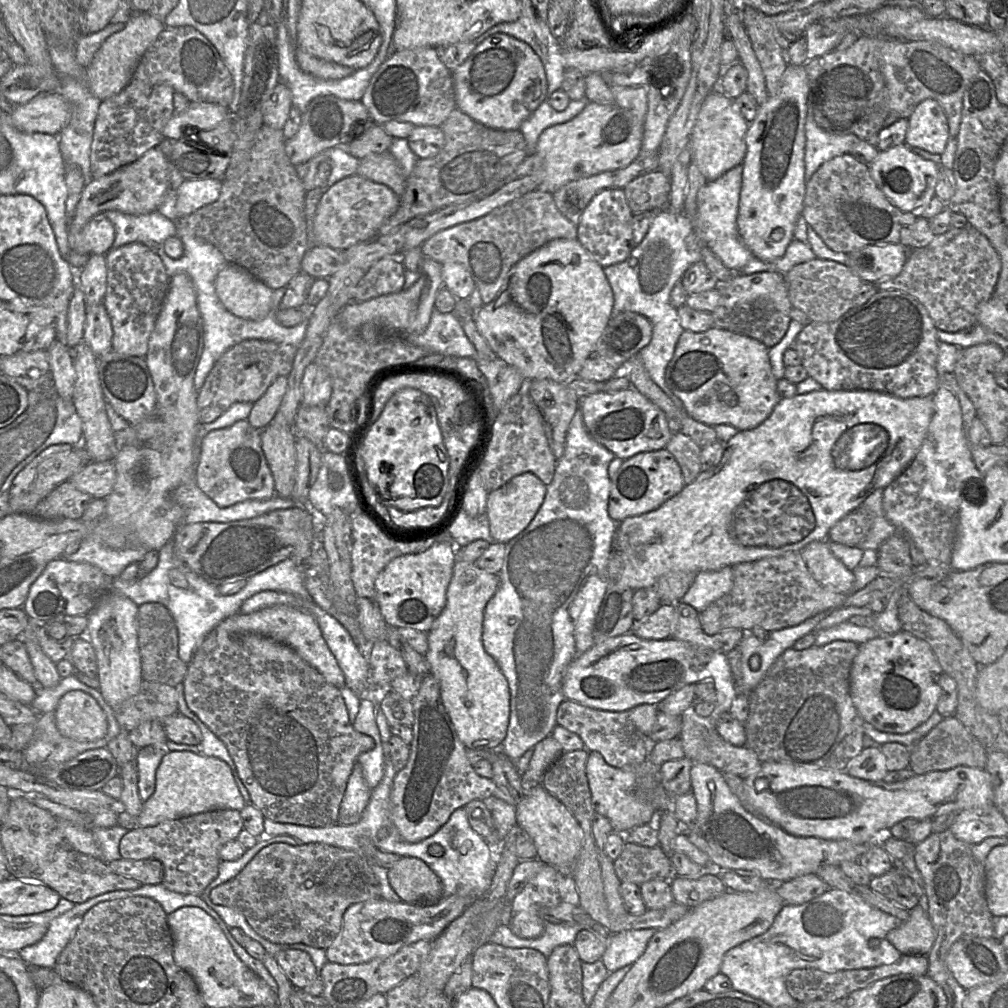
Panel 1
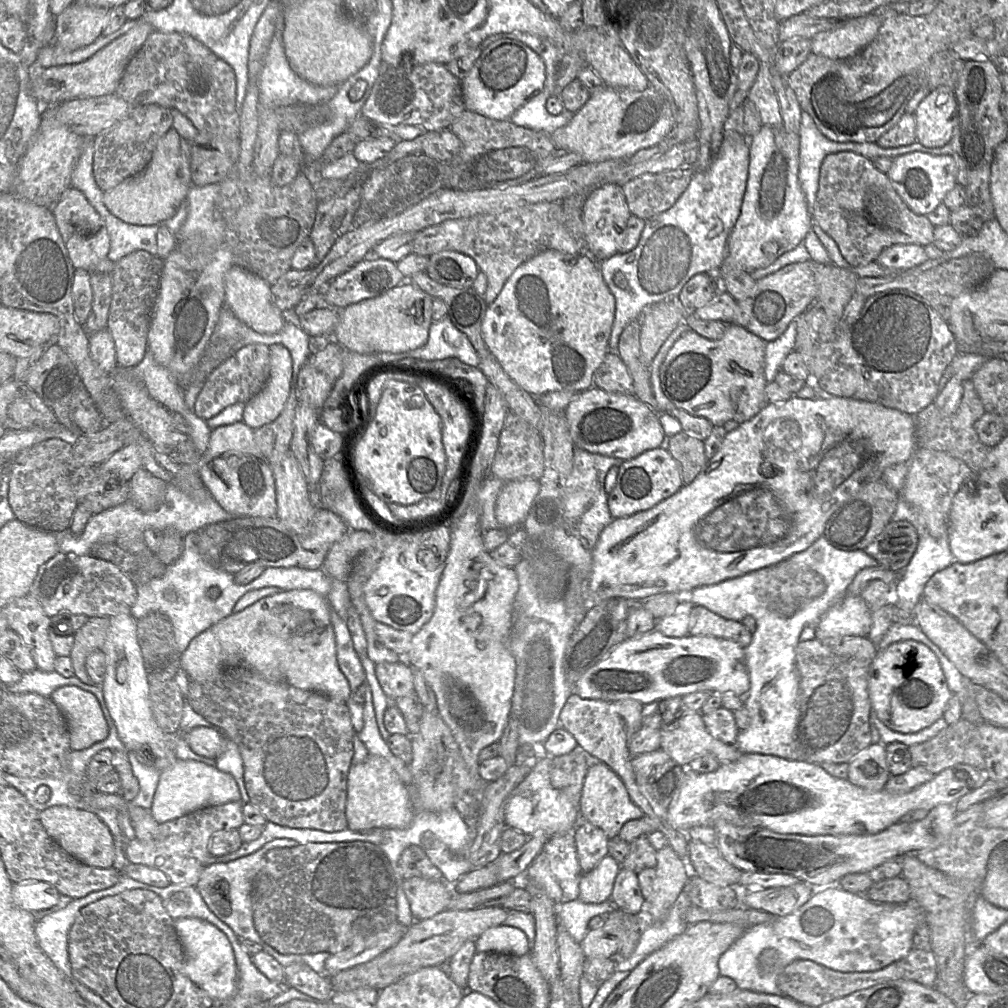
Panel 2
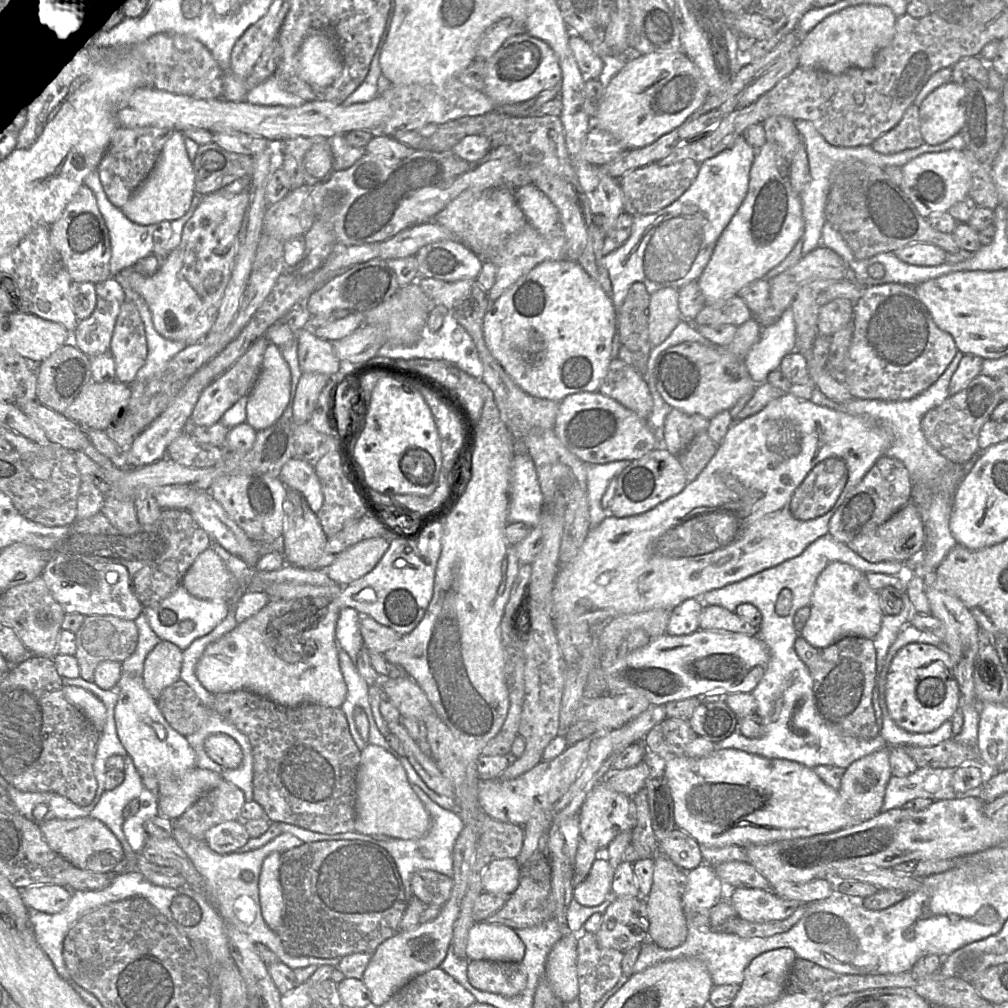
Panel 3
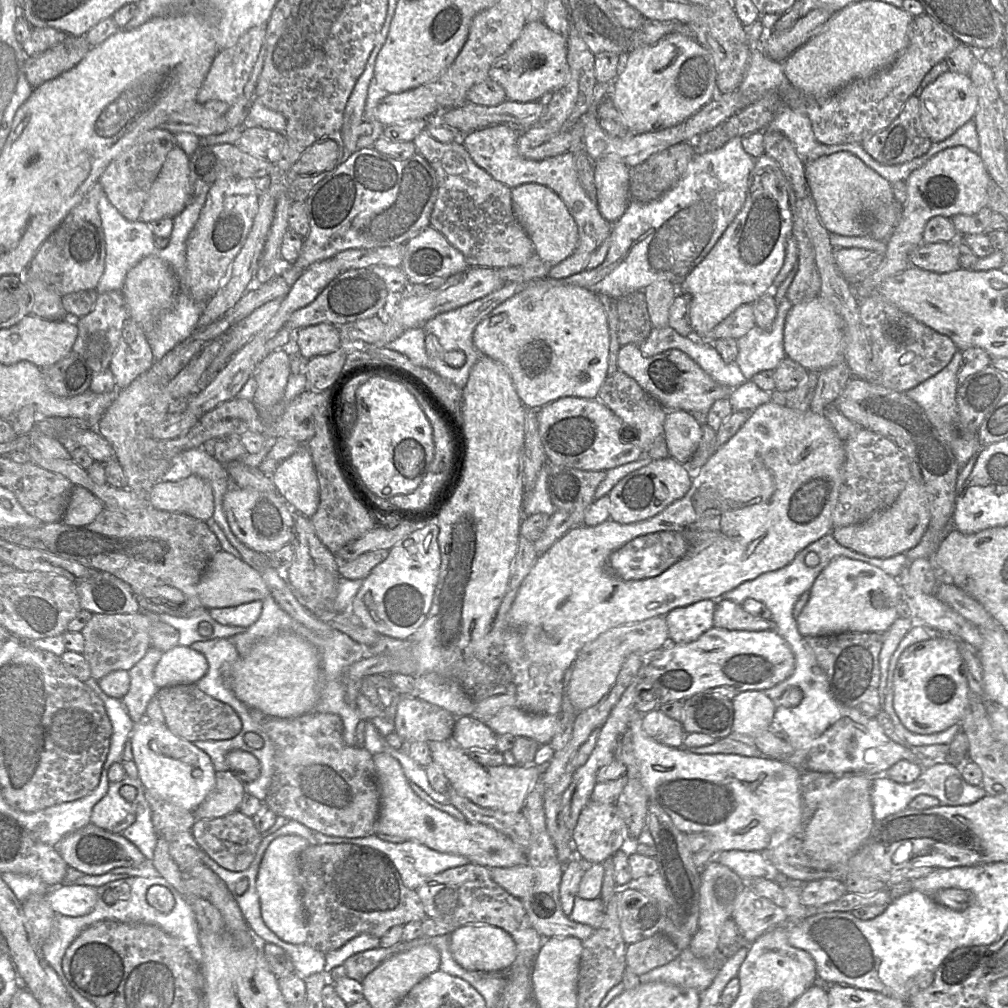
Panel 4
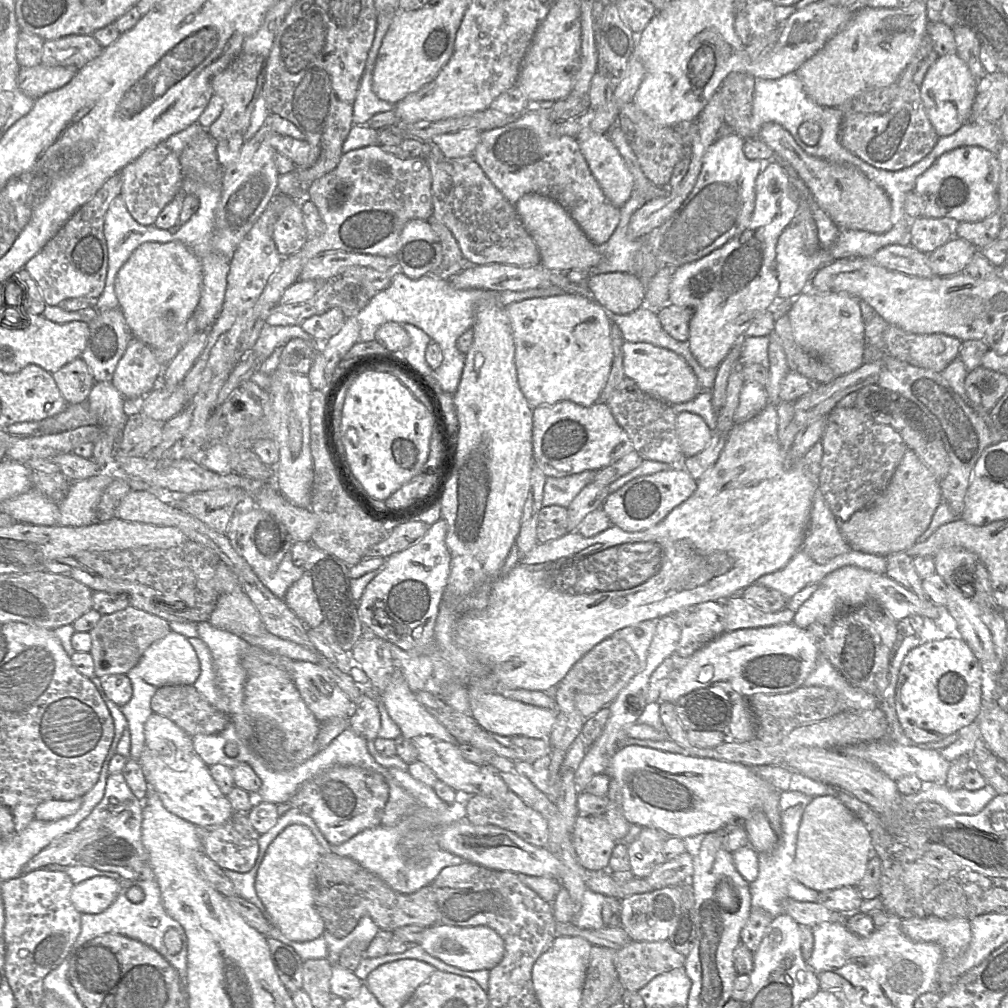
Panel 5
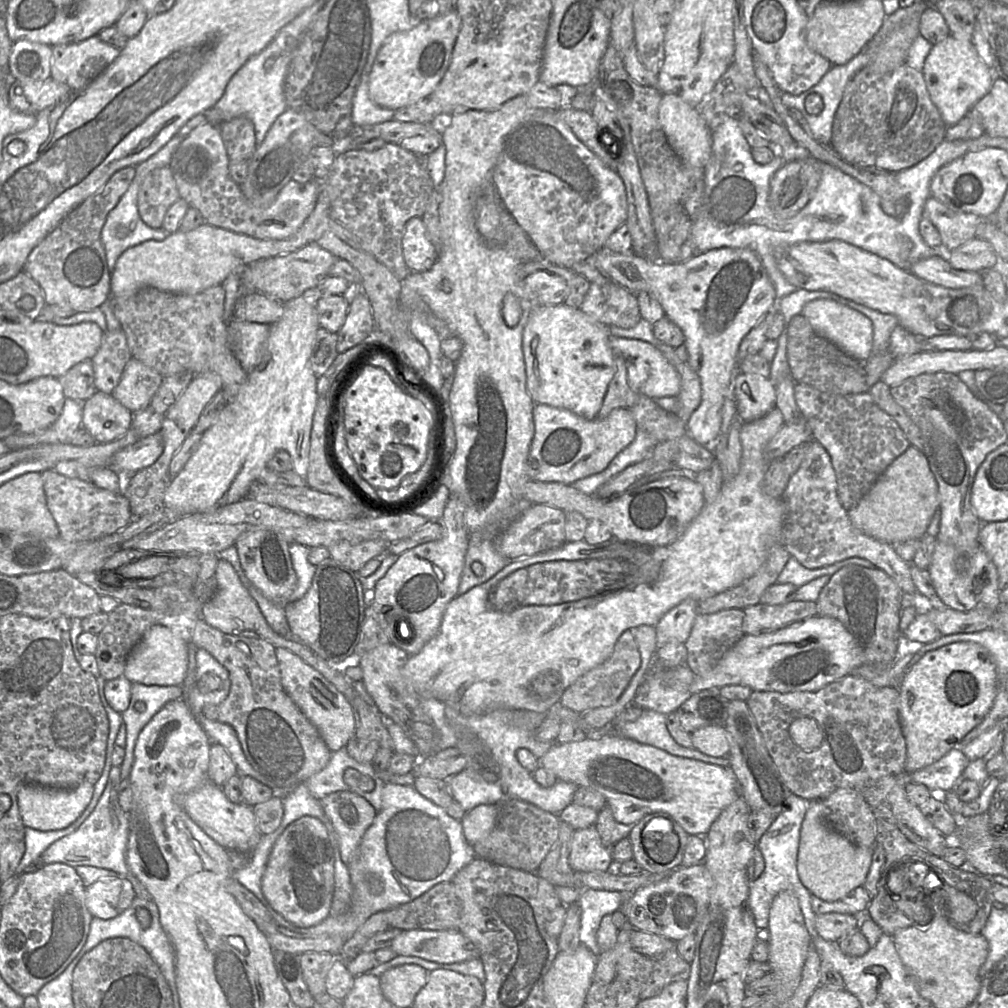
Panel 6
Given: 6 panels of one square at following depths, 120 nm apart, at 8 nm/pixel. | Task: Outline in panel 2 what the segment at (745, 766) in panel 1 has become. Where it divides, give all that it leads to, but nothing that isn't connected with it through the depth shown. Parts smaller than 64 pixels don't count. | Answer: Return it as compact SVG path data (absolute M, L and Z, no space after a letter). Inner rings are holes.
M682 712L673 722L663 725L660 732L660 748L681 766L687 767L693 759L703 755L714 756L720 764L734 762L742 755L734 745L724 743L708 732L701 712Z

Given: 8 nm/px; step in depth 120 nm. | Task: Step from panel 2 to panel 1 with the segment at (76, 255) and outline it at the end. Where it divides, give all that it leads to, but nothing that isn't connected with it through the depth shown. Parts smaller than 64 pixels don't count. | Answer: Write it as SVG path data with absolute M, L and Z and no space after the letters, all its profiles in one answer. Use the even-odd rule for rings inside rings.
M104 214L94 216L77 235L68 235L70 251L79 254L105 255L115 238L113 224Z

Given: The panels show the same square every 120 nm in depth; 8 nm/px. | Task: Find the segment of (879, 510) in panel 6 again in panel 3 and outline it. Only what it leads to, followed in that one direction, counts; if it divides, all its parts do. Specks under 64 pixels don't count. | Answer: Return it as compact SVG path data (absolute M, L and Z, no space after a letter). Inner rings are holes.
M908 502L891 518L875 529L855 537L847 546L863 559L879 563L881 561L900 561L906 563L915 554L921 553L925 541L925 527L918 506Z

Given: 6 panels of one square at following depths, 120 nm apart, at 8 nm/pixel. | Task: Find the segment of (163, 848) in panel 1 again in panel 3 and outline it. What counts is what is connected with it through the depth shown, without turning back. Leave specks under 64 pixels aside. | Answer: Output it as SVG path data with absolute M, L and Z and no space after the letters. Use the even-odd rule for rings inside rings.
M222 779L217 787L200 797L174 820L174 827L183 829L197 840L203 840L212 827L240 819L245 801L243 792L237 786Z

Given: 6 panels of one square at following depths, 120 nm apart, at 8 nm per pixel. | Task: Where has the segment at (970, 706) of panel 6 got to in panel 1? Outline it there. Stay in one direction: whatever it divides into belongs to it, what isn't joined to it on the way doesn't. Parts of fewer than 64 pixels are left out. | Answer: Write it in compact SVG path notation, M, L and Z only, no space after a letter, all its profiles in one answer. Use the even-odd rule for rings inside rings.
M905 631L880 635L860 644L850 670L850 695L866 723L882 732L905 734L924 723L934 711L940 696L938 679L944 673L933 650L925 641Z

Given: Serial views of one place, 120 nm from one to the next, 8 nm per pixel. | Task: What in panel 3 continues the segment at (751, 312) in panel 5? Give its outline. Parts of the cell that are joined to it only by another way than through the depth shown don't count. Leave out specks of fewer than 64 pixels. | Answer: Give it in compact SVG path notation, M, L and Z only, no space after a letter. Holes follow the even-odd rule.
M765 142L761 148L756 150L749 172L747 194L728 226L722 232L707 266L697 280L706 299L706 304L738 296L743 287L755 280L763 279L772 268L786 258L795 244L802 238L804 228L802 202L799 194L794 191L791 185L790 166L776 144Z

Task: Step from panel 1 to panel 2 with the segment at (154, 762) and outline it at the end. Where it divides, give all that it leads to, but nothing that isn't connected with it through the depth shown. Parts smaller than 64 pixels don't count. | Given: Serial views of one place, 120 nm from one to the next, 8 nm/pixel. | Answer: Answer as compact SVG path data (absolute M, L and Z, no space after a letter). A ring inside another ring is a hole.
M128 752L128 758L139 784L138 794L131 804L149 810L152 806L161 772L153 766L145 766L140 763L136 752Z

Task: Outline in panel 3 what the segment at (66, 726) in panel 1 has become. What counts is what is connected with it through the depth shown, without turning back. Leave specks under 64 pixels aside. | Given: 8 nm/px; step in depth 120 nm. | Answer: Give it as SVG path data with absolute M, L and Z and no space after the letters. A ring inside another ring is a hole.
M64 686L66 699L76 706L101 734L106 721L104 704L90 691L76 686Z

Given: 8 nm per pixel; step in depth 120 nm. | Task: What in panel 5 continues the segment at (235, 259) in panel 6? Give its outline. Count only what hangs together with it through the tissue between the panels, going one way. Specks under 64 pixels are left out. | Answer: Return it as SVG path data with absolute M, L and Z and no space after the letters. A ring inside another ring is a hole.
M178 240L138 246L115 279L115 294L132 336L146 345L147 323L171 312L180 325L192 316L200 299L202 264L190 247Z

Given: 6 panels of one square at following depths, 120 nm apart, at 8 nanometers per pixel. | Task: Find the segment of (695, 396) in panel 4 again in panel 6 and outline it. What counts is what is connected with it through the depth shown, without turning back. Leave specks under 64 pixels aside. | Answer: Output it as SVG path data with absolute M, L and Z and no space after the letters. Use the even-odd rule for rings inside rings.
M609 335L609 344L614 354L623 358L626 366L627 381L634 392L653 400L678 396L681 389L680 376L655 346L642 340L613 335Z

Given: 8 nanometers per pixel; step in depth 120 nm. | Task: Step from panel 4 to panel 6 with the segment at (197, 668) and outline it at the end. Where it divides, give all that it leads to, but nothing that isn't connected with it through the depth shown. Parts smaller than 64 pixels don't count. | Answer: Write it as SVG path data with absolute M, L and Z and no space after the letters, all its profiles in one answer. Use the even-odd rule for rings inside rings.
M153 625L143 634L139 642L129 652L123 676L131 683L160 686L181 686L188 668L187 643L162 625Z

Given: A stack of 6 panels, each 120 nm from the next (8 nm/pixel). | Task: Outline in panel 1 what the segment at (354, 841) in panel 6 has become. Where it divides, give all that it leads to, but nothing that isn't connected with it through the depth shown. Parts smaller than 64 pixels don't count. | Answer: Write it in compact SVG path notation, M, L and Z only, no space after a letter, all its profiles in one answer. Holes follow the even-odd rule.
M245 632L226 637L212 651L197 648L188 663L183 680L184 698L188 708L214 733L226 746L239 778L250 795L250 803L275 822L324 827L337 823L340 806L354 764L361 753L373 748L372 737L360 733L349 720L348 709L340 689L329 683L314 667L303 660L291 647L256 633Z

